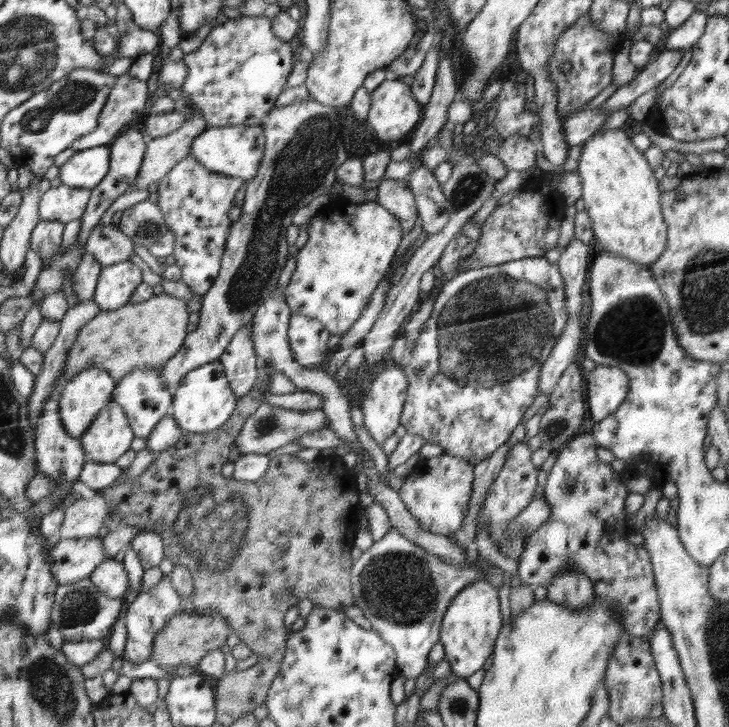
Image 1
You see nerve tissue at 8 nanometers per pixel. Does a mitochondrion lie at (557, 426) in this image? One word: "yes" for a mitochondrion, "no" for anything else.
yes

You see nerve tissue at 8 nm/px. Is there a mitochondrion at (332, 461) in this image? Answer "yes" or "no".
no

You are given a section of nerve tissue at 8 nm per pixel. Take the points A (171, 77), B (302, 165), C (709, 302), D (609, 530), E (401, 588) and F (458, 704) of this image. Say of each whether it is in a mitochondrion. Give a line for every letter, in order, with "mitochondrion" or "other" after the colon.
A: other
B: mitochondrion
C: mitochondrion
D: other
E: mitochondrion
F: mitochondrion

